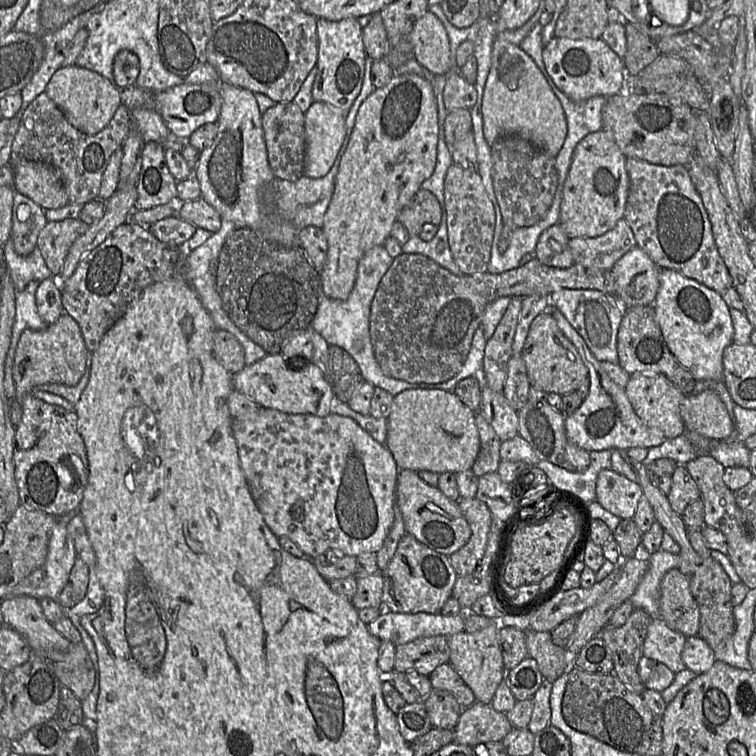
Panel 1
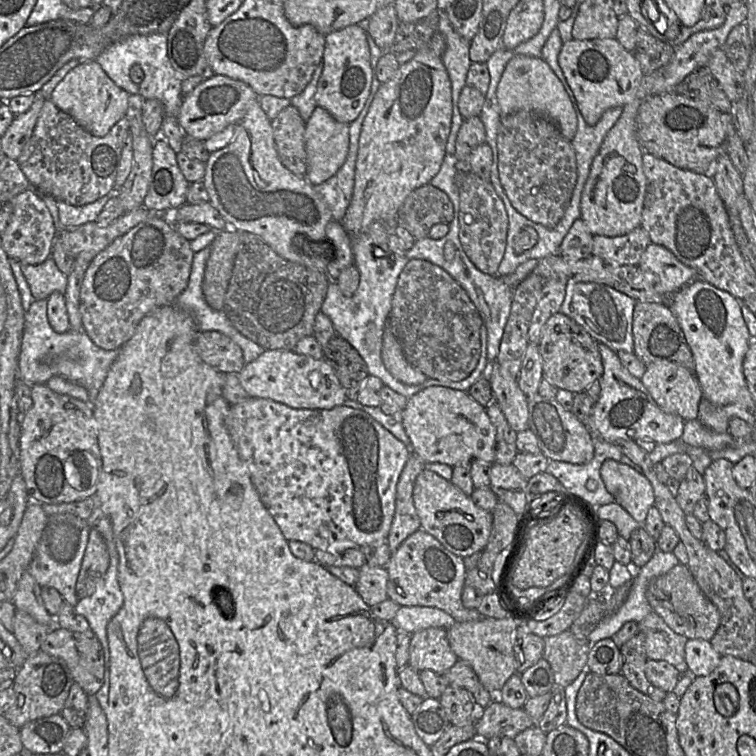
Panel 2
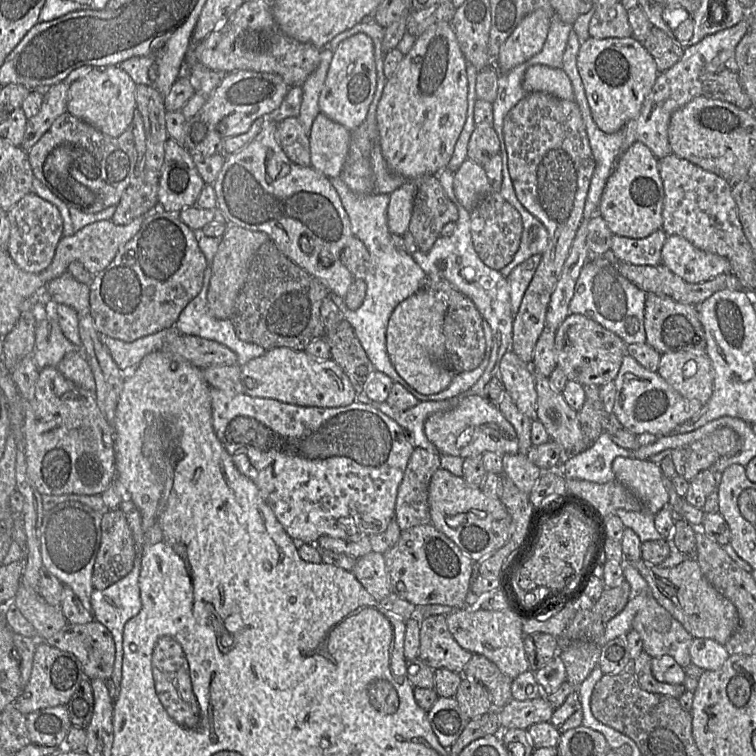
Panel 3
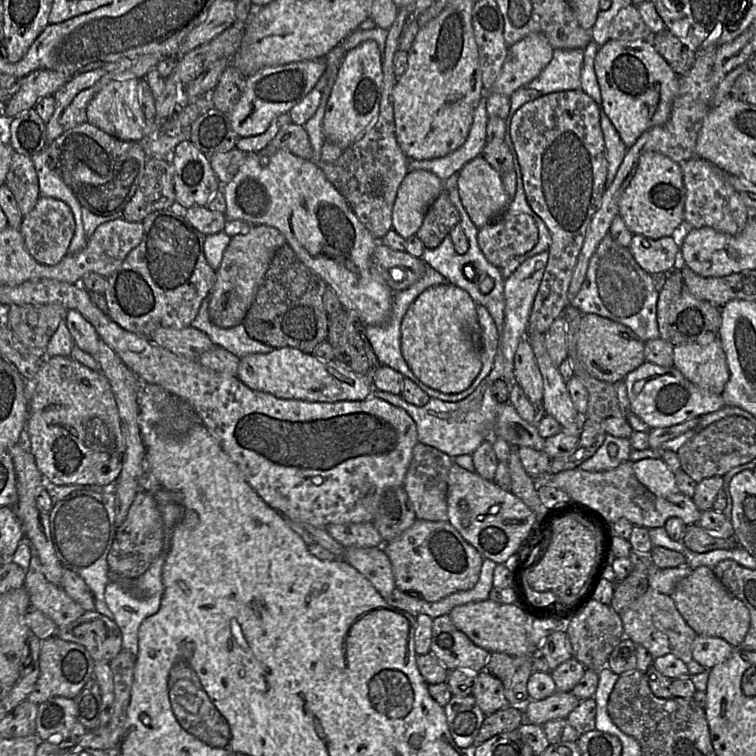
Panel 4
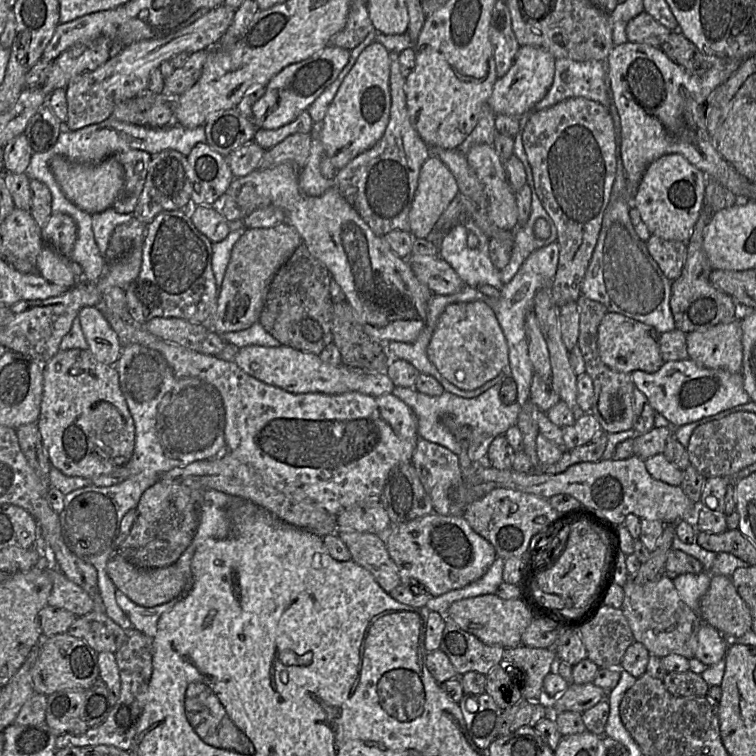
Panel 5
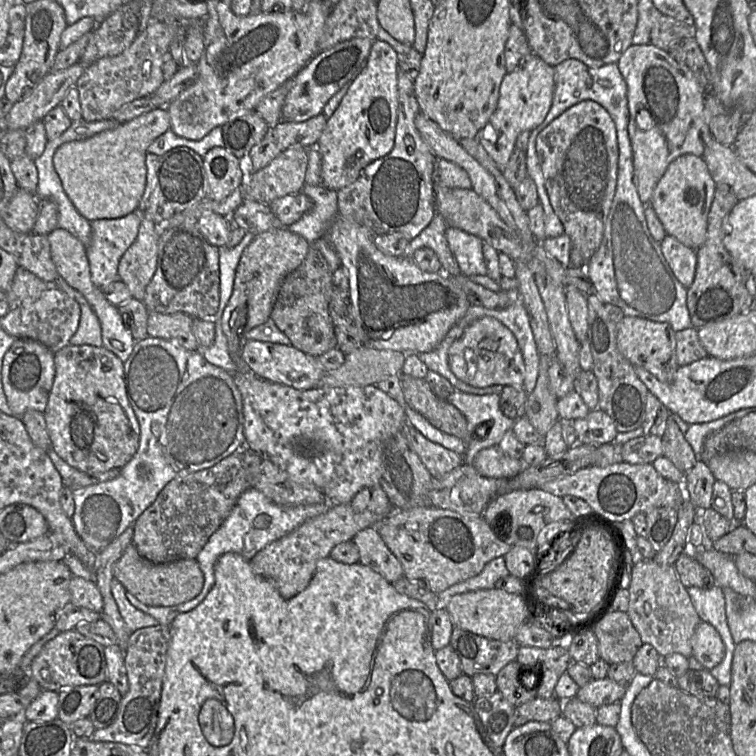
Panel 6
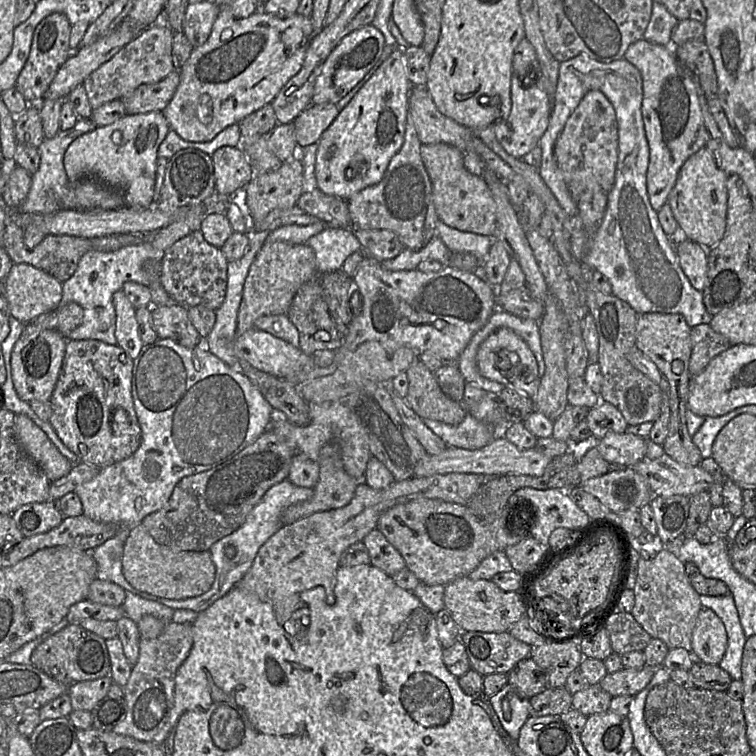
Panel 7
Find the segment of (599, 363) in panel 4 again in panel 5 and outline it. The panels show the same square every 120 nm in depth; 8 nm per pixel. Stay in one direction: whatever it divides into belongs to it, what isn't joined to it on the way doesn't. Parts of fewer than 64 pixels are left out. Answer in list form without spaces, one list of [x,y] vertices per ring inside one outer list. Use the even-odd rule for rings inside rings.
[[[608,312],[598,327],[598,346],[603,362],[610,368],[632,373],[636,370],[648,373],[657,372],[664,363],[661,357],[658,338],[660,334],[651,326],[621,314]]]

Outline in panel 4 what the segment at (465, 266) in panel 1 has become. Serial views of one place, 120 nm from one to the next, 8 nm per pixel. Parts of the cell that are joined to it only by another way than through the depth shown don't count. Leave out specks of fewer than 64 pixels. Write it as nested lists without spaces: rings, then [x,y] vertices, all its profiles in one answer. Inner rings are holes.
[[[509,210],[479,228],[478,232],[479,248],[488,262],[499,269],[530,251],[538,239],[539,231],[534,219]]]

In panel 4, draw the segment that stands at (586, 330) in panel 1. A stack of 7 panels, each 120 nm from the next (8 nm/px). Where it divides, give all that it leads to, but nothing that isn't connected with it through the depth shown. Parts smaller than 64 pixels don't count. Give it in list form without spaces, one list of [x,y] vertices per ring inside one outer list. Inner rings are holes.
[[[609,233],[592,255],[585,280],[570,305],[585,314],[596,314],[630,328],[642,341],[659,338],[657,301],[659,280],[645,272],[628,247],[621,246]]]

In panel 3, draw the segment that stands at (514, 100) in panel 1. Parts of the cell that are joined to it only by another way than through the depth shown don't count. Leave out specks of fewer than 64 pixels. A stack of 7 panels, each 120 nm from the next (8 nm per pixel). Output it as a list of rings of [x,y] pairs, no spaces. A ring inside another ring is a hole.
[[[533,65],[527,69],[522,82],[527,94],[544,92],[564,100],[575,100],[571,80],[563,69]]]

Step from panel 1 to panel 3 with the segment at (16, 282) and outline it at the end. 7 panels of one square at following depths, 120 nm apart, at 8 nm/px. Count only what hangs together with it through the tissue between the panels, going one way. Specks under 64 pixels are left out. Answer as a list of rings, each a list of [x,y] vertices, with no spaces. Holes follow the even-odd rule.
[[[69,272],[50,281],[46,286],[49,302],[66,304],[74,308],[79,315],[90,315],[90,288],[76,280]]]

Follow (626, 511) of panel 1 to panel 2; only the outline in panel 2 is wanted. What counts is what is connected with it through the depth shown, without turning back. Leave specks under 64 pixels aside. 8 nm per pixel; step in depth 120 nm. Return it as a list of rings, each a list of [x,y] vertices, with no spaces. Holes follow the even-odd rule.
[[[615,460],[602,464],[600,476],[614,502],[642,524],[648,510],[654,506],[654,492],[649,480],[641,472]]]

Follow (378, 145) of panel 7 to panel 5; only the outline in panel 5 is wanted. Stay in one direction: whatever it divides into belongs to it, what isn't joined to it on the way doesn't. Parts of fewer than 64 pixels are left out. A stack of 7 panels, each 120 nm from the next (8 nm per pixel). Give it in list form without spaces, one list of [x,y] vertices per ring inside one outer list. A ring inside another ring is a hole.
[[[374,41],[358,56],[354,66],[341,83],[333,101],[319,125],[319,140],[324,154],[330,157],[336,170],[345,167],[360,153],[372,148],[383,136],[390,115],[390,52],[381,43]]]

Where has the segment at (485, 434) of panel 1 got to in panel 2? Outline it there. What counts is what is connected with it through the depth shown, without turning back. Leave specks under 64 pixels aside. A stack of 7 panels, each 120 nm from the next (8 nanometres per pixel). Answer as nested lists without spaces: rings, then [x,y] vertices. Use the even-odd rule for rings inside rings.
[[[497,403],[486,408],[491,423],[496,429],[495,462],[496,464],[508,465],[518,454],[516,447],[517,434],[507,422],[503,412]]]

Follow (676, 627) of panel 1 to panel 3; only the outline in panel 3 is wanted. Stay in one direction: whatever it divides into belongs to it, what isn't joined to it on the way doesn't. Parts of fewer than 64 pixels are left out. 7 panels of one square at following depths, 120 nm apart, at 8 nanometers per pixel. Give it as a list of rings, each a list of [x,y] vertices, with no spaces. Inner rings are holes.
[[[642,559],[637,562],[625,562],[624,560],[624,563],[631,563],[640,572],[649,586],[650,595],[678,620],[694,638],[708,638],[724,645],[736,631],[739,624],[736,607],[706,580],[695,559],[686,559],[672,568],[664,568]]]

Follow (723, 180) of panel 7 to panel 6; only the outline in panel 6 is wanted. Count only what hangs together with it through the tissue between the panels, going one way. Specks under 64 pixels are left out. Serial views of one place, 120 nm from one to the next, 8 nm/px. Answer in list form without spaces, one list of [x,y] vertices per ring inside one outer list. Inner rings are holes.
[[[681,155],[667,167],[653,191],[649,205],[654,209],[668,236],[697,250],[706,240],[707,219],[716,187],[703,157]]]

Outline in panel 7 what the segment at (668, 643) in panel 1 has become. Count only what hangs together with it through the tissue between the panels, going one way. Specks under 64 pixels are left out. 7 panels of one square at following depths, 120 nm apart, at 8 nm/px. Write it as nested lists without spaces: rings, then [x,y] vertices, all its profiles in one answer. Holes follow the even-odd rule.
[[[666,546],[653,559],[640,557],[631,614],[652,638],[660,639],[670,650],[683,648],[692,652],[692,632],[703,607],[700,595],[686,574],[684,564]]]

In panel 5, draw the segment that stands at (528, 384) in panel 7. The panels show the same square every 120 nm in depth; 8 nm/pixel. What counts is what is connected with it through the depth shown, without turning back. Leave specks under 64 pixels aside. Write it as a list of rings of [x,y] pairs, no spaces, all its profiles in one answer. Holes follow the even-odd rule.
[[[483,301],[452,303],[440,315],[427,356],[440,375],[462,390],[474,390],[488,381],[506,375],[509,348],[494,311]]]

